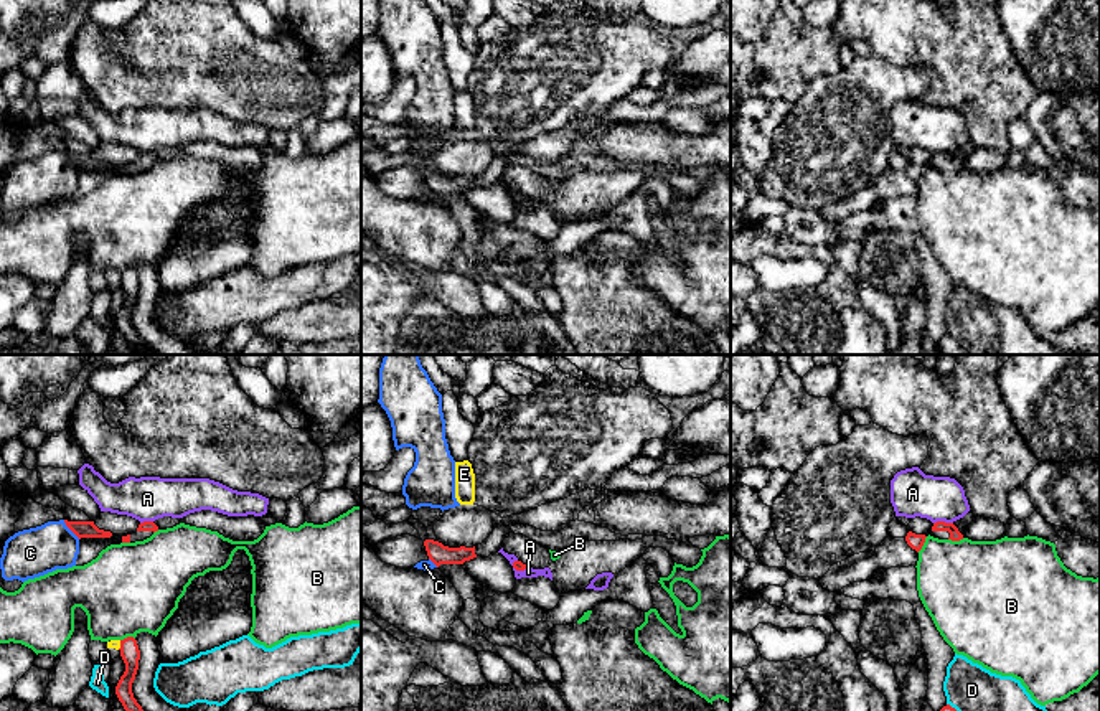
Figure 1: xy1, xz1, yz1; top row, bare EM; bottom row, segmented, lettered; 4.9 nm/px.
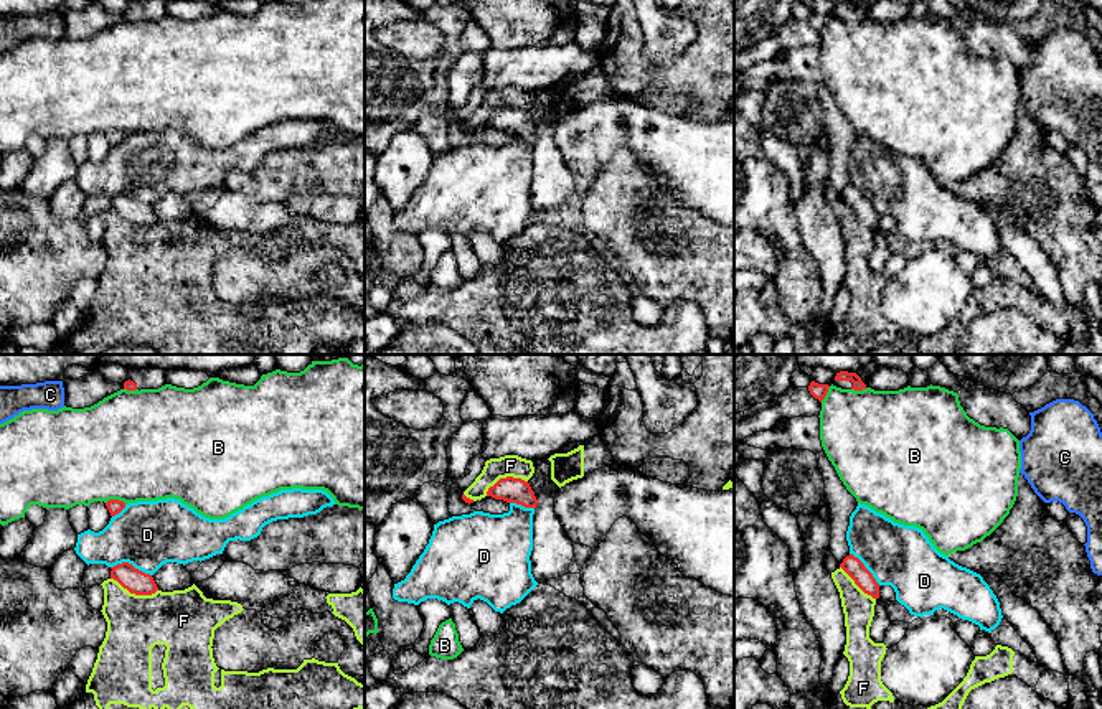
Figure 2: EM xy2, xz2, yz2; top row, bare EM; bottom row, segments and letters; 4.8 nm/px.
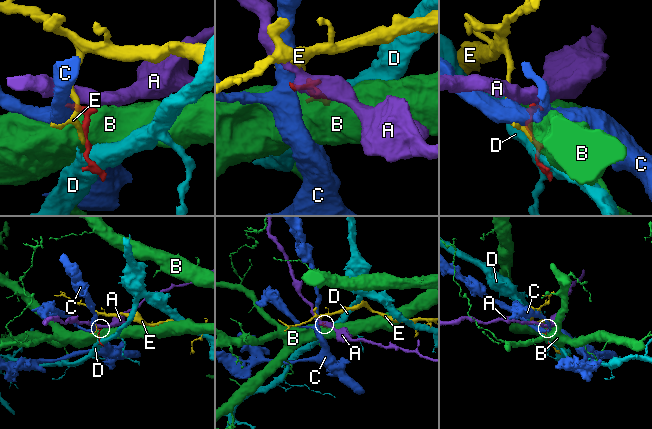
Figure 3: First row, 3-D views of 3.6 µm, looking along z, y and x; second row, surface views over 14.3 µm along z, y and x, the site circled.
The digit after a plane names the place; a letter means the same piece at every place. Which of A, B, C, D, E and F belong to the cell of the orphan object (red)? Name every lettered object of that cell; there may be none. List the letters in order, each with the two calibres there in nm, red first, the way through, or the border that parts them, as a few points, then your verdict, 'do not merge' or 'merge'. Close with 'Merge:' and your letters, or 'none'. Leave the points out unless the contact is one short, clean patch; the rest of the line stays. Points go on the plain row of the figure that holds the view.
A: 60/220 nm | along yz1 (952, 152), (934, 154) | do not merge
B: 70/500 nm | do not merge
C: 80/240 nm | along xy1 (63, 150), (79, 169) | do not merge
D: 120/320 nm | do not merge
E: 100/50 nm | along xy1 (121, 271), (117, 279) | do not merge
F: 120/280 nm | along xy2 (111, 208), (136, 225), (154, 225), (157, 221) | do not merge
Merge: none

